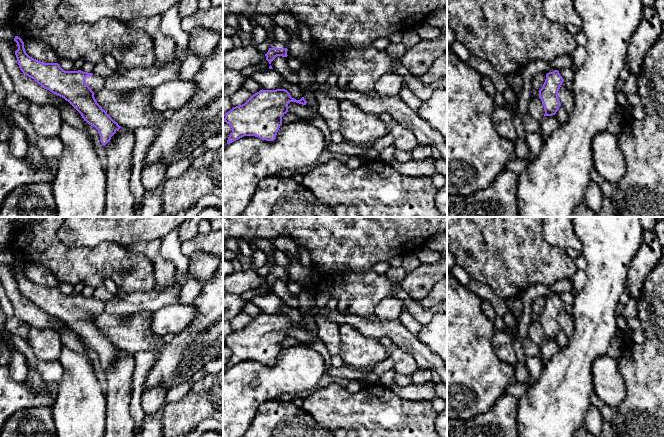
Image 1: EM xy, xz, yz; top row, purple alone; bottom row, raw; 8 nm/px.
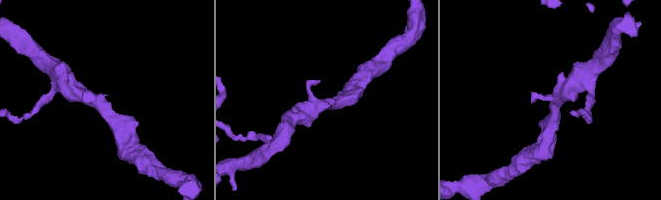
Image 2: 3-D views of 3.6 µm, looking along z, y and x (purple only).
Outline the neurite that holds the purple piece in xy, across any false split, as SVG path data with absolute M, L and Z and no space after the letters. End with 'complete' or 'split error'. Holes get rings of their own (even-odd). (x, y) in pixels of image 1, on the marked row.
M18 36L14 41L18 49L15 55L20 70L44 89L68 101L82 116L84 121L98 130L103 146L121 126L115 122L97 103L94 94L105 87L105 78L93 73L65 71L58 63L44 63L30 57L24 42Z | split error

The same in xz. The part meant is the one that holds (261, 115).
M285 89L260 90L244 104L233 107L225 113L224 122L232 128L227 144L244 136L255 136L262 140L274 141L282 125L282 117L289 112L288 104L296 102L306 105L302 97L296 100Z | complete

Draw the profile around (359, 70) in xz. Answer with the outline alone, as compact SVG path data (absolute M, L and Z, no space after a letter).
M296 33L288 34L288 56L299 59L303 67L314 73L320 68L327 68L336 75L338 88L365 95L376 93L376 83L382 76L392 73L395 64L420 77L447 50L447 33L431 40L421 40L400 58L392 58L386 50L373 46L364 49L324 47L315 41L303 42Z

